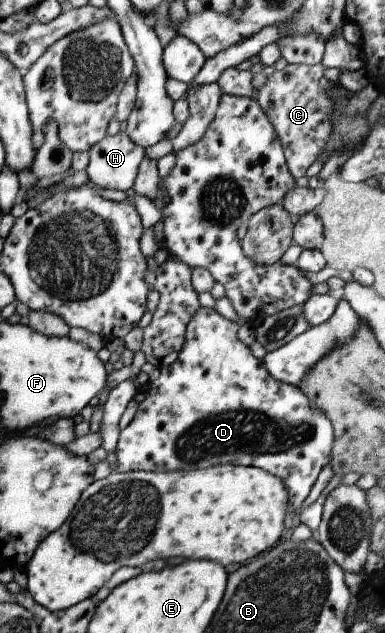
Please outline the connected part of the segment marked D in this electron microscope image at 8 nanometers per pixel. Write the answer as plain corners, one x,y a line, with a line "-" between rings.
201,308
191,316
191,320
187,322
184,332
184,340
177,354
176,360
172,361
168,366
159,369
159,376
155,380
147,382
142,388
145,391
145,398
138,403
137,410
133,412
131,421
126,424
123,430
119,431
118,440
115,446
115,464
112,465
111,471
115,473
127,473
134,471
189,471
196,469
205,469
214,465
230,463
245,467
259,468
265,470
269,474
273,474
275,478
279,478
285,484
287,490
287,503
289,504
287,513
291,514
303,505
307,494
309,494
311,486
317,479
317,474
321,472
321,468
325,464
329,464
331,446
333,444
333,430
329,420
307,400
297,387
276,382
275,378
271,378
271,374
264,368
263,362
259,358
254,358
251,352
243,342
239,341
236,333
238,325
236,322
225,320
223,316
219,316
215,310
211,308

